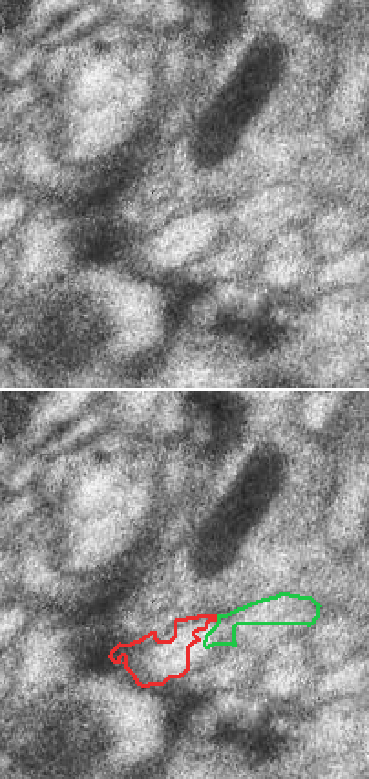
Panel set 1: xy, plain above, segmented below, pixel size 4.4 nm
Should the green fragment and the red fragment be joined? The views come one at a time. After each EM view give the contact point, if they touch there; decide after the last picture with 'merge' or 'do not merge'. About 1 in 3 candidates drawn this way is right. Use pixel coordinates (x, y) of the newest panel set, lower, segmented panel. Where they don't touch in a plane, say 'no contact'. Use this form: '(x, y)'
(218, 618)

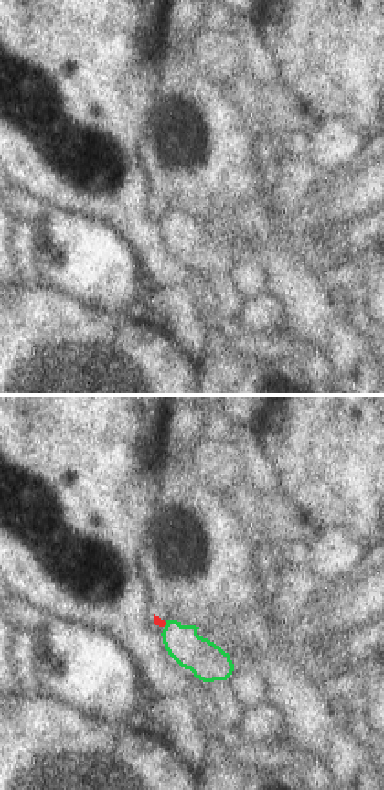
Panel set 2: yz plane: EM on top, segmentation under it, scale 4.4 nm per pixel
(167, 624)

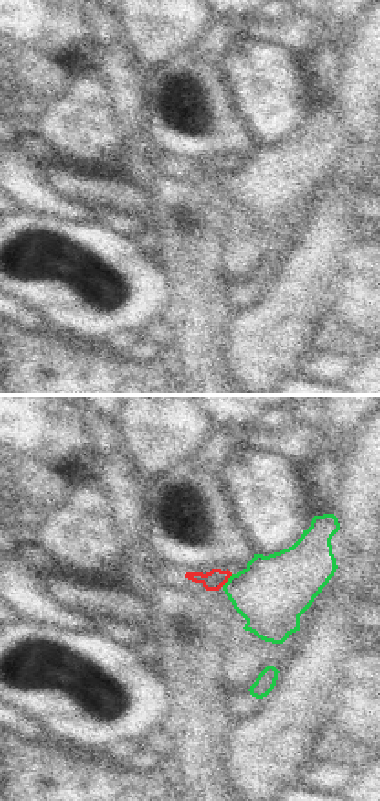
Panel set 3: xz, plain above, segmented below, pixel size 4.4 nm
(229, 580)

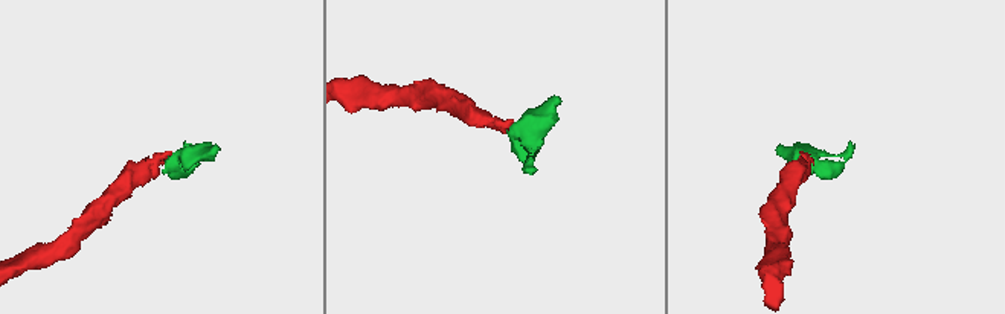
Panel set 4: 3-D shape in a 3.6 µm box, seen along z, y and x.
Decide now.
merge

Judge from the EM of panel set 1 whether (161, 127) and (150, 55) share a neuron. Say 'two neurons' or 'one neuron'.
two neurons

